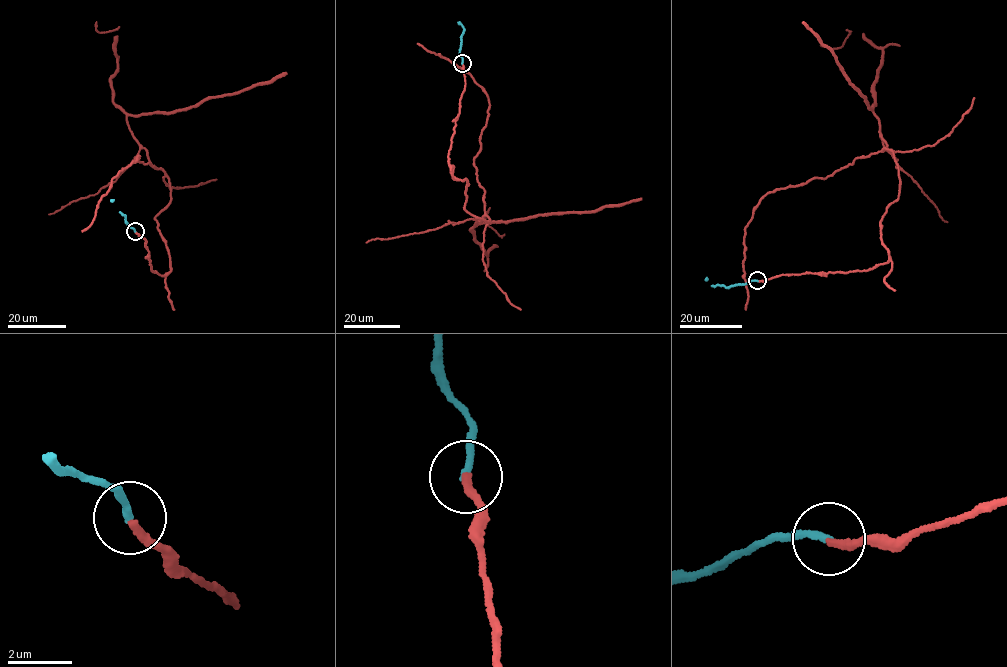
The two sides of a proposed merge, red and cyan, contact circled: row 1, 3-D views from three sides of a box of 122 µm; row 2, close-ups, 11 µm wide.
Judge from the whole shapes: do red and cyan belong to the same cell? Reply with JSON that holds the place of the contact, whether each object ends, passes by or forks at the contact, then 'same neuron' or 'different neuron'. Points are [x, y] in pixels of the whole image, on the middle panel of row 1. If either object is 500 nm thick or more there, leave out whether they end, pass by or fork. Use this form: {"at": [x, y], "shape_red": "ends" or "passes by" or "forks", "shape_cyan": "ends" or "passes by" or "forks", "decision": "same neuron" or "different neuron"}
{"at": [462, 63], "shape_red": "ends", "shape_cyan": "ends", "decision": "same neuron"}

